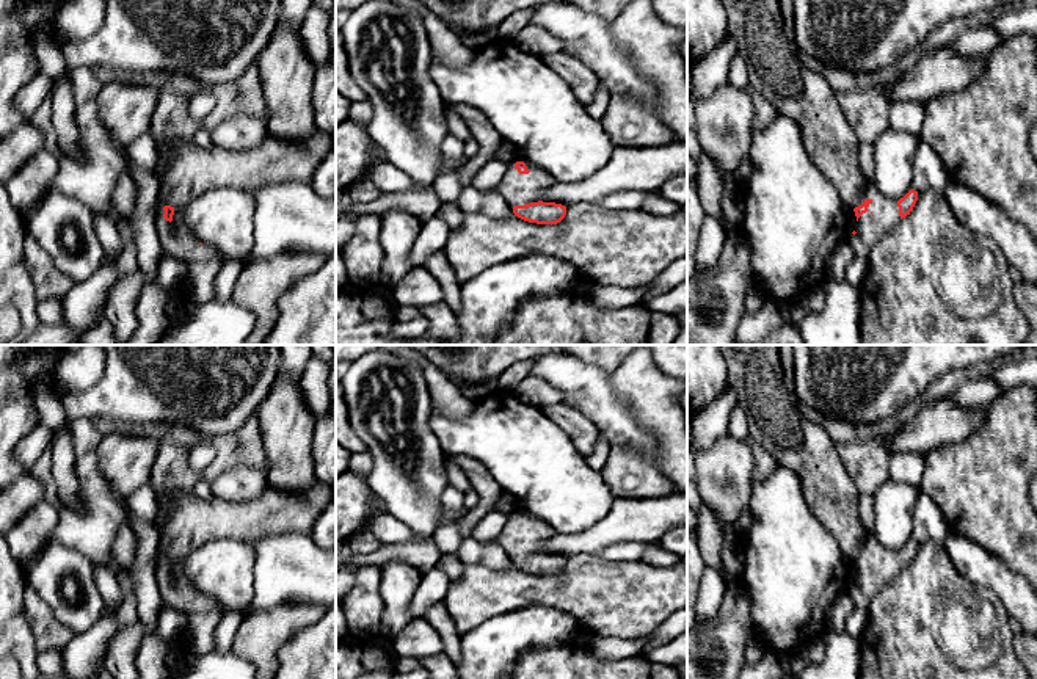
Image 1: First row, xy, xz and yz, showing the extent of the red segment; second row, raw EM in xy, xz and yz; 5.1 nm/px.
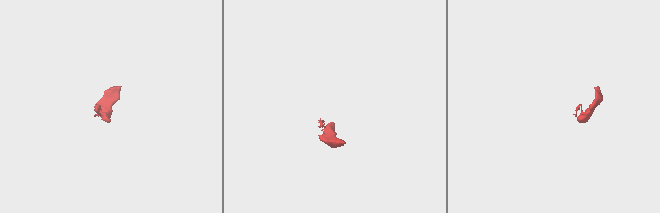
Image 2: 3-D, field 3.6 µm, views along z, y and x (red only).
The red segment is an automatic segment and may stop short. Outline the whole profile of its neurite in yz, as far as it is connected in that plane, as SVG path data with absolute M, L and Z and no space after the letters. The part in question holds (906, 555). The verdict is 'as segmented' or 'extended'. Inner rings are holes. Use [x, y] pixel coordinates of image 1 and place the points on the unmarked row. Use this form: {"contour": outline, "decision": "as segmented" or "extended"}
{"contour": "M868 535L860 555L850 566L847 593L855 608L868 610L872 599L902 569L910 566L918 543L910 541L899 552L885 549L874 535Z", "decision": "extended"}

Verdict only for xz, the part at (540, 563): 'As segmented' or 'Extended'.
Extended

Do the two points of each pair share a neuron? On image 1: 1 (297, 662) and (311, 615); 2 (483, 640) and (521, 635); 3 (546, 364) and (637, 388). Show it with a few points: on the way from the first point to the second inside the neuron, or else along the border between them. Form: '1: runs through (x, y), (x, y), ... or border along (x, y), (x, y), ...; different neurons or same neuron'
1: border along (319, 617), (297, 631), (278, 649); different neurons
2: runs through (493, 640), (504, 640), (512, 635); same neuron
3: border along (611, 373), (611, 386), (615, 395), (633, 413); different neurons

